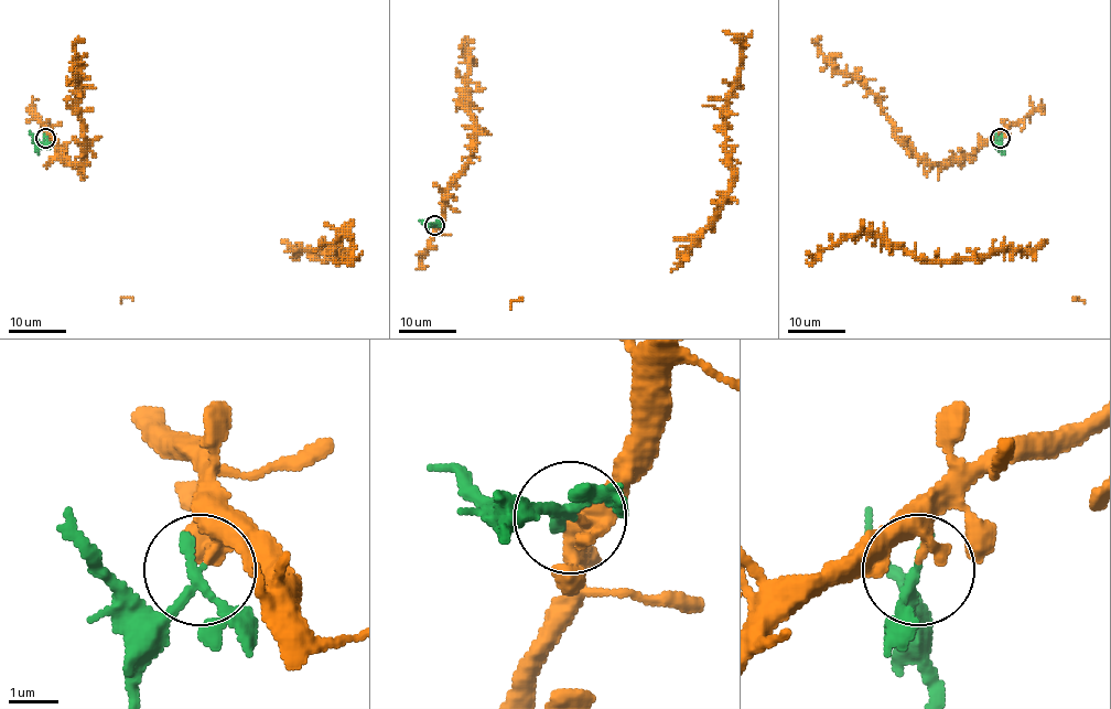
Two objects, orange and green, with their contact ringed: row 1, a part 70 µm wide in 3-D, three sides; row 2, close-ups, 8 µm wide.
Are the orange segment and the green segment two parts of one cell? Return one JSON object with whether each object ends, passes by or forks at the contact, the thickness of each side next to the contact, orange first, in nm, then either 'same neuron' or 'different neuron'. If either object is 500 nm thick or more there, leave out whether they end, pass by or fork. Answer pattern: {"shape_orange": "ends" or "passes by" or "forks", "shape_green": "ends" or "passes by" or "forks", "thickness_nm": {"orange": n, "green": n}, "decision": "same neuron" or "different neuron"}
{"shape_orange": "ends", "shape_green": "passes by", "thickness_nm": {"orange": 320, "green": 190}, "decision": "different neuron"}

